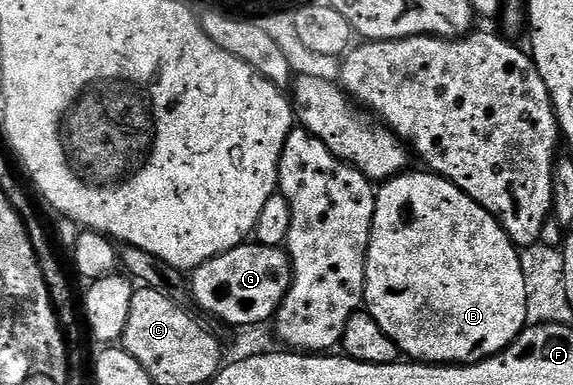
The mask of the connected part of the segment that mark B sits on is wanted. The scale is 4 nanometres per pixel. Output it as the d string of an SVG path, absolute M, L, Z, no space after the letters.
M409 170L407 173L395 175L393 179L387 180L376 192L376 208L374 209L374 225L372 226L372 236L370 237L370 245L368 246L368 260L366 261L366 281L364 282L364 307L369 315L372 315L377 325L381 327L382 333L386 335L397 346L399 354L407 357L409 360L418 363L439 363L441 365L463 365L465 363L481 363L484 359L489 359L491 355L497 355L499 351L506 350L512 342L522 334L527 323L527 291L526 282L522 273L522 261L519 260L520 252L516 244L510 241L510 237L504 231L504 226L496 220L489 211L482 209L482 205L478 205L478 201L474 201L465 191L458 189L448 179L435 173L429 173L427 170L420 171Z

